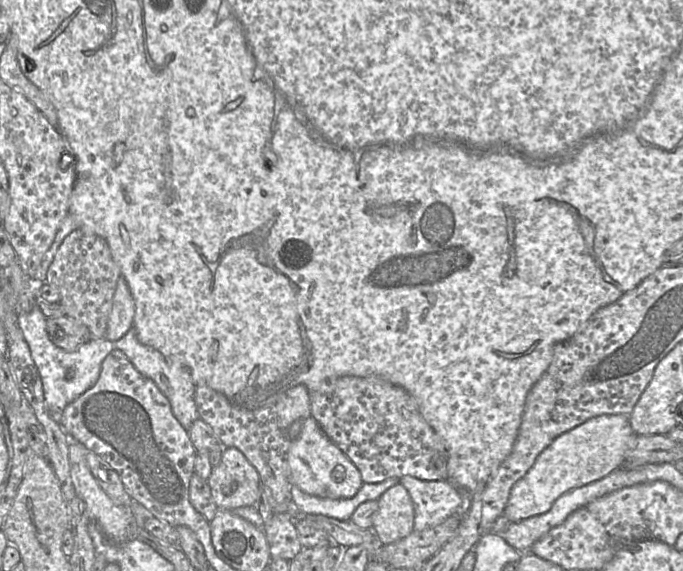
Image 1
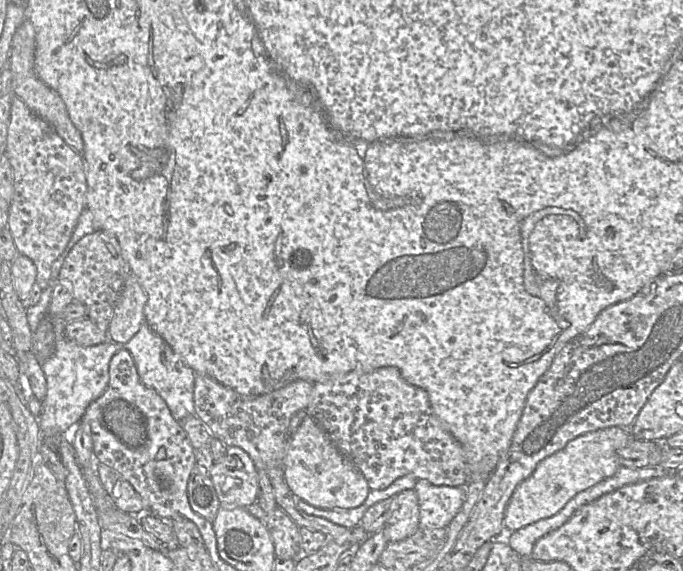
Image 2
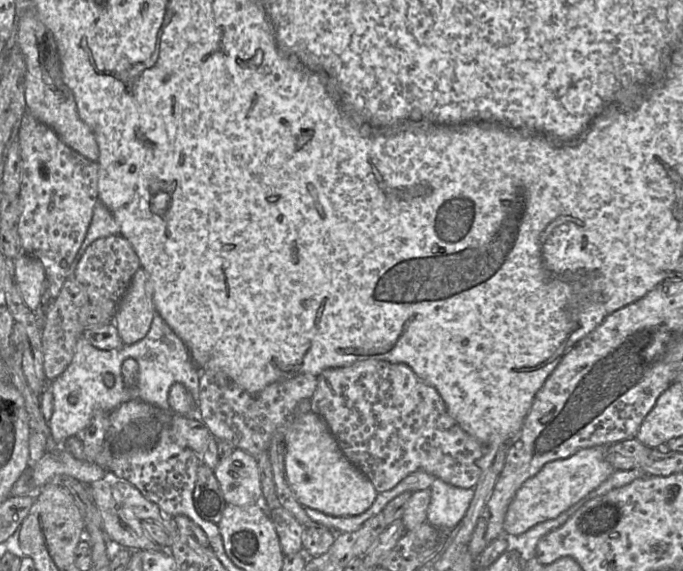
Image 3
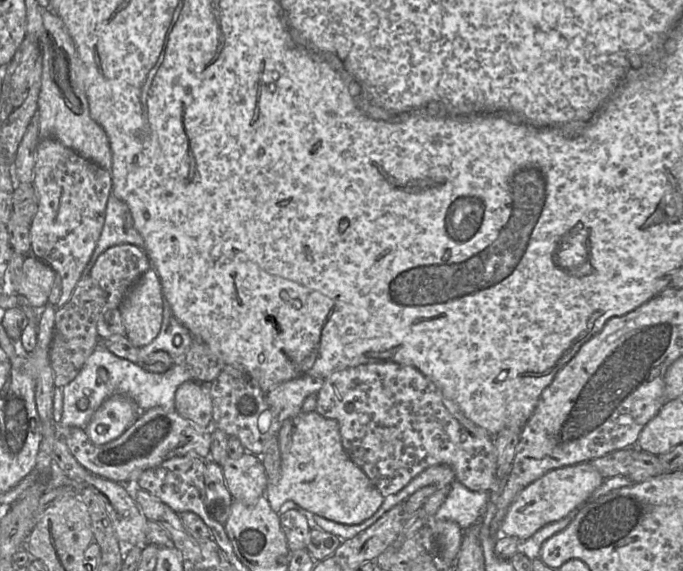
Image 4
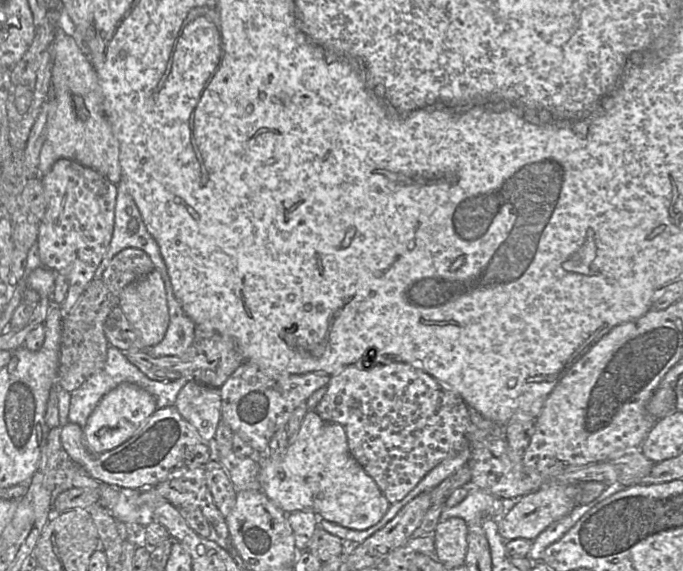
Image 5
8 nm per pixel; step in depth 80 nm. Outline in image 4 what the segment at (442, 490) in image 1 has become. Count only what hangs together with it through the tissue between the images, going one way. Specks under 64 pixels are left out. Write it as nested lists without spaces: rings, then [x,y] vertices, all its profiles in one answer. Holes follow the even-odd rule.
[[[453,481],[446,487],[449,488],[448,495],[434,514],[433,520],[454,521],[464,531],[479,522],[490,503],[491,494],[473,491],[459,481]]]

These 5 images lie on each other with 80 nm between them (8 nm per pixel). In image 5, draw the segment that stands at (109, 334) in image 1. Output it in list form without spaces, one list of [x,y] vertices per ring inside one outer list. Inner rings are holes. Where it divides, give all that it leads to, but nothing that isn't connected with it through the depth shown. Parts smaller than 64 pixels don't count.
[[[154,269],[128,285],[119,296],[119,307],[147,347],[162,341],[169,314],[164,281],[158,271]]]

